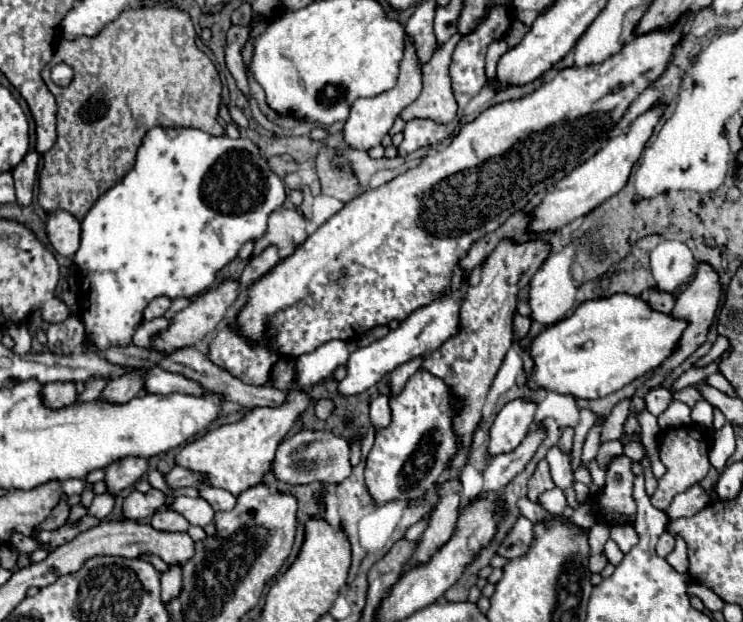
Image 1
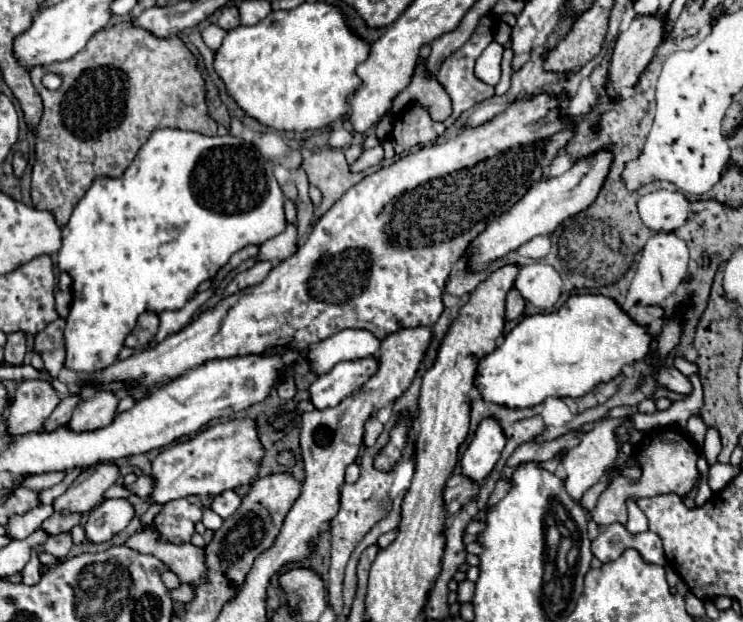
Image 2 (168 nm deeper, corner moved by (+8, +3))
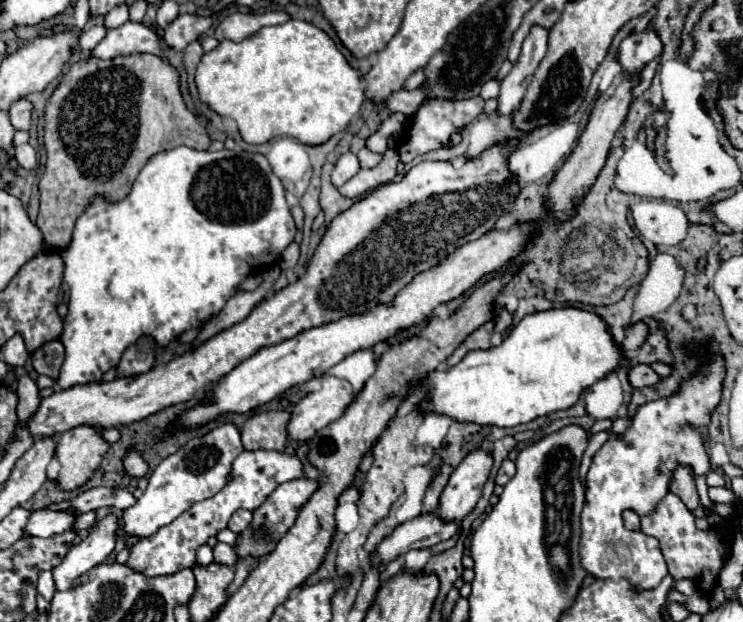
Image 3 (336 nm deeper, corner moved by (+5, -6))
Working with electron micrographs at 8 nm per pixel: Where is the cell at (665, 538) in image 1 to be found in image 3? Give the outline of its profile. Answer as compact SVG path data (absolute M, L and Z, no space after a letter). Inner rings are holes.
M702 347L700 351L692 351L690 357L698 359L696 373L690 375L688 379L684 379L674 395L640 405L632 417L630 427L622 435L610 437L600 447L600 451L592 457L592 465L586 475L586 503L584 503L584 509L580 515L580 519L582 519L580 565L586 573L594 575L596 579L624 577L630 581L630 585L636 591L644 591L644 589L656 589L660 585L660 581L668 575L668 567L662 557L658 541L654 537L644 535L642 531L628 531L622 521L622 511L631 509L640 517L654 513L656 505L666 497L668 485L670 485L674 469L678 465L688 465L694 473L694 477L708 475L712 471L712 463L710 463L704 443L708 441L710 415L714 413L714 409L722 397L722 381L726 377L726 367L724 367L724 357L720 353L710 353L708 347Z

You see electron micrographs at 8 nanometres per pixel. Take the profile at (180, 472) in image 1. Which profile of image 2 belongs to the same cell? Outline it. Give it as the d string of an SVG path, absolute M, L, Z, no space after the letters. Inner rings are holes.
M139 476L137 478L137 482L135 484L131 484L131 486L127 486L133 494L137 494L137 496L149 496L151 492L153 492L153 488L155 488L155 480L153 480L153 476Z

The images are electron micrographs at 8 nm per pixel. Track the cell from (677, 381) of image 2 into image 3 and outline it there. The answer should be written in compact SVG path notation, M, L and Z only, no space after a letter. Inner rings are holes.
M634 365L630 371L628 371L628 381L632 387L636 389L642 389L646 385L654 385L658 383L658 375L652 371L650 365Z

